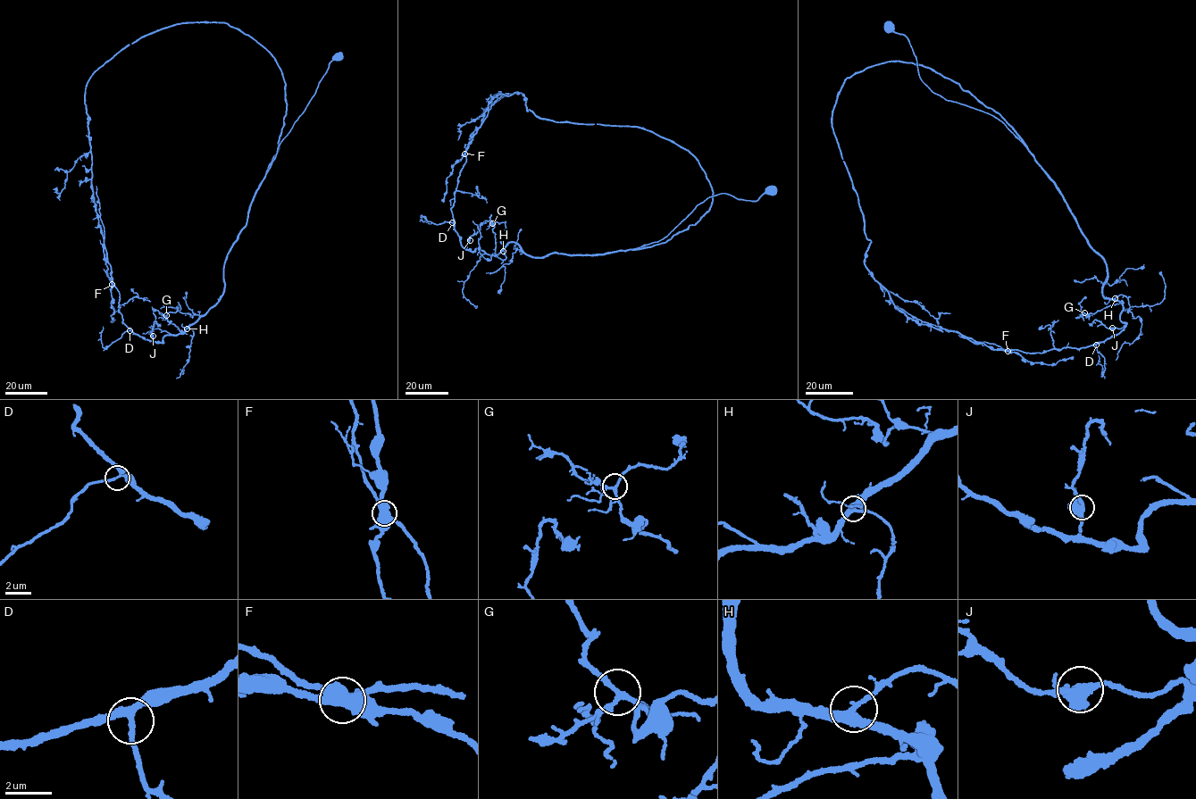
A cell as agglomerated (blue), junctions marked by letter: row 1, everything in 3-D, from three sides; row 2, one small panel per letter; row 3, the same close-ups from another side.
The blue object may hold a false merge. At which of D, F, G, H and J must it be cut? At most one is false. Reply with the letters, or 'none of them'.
none of them

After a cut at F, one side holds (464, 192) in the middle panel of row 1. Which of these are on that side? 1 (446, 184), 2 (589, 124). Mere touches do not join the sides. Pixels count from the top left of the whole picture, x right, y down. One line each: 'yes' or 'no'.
1: no
2: no

